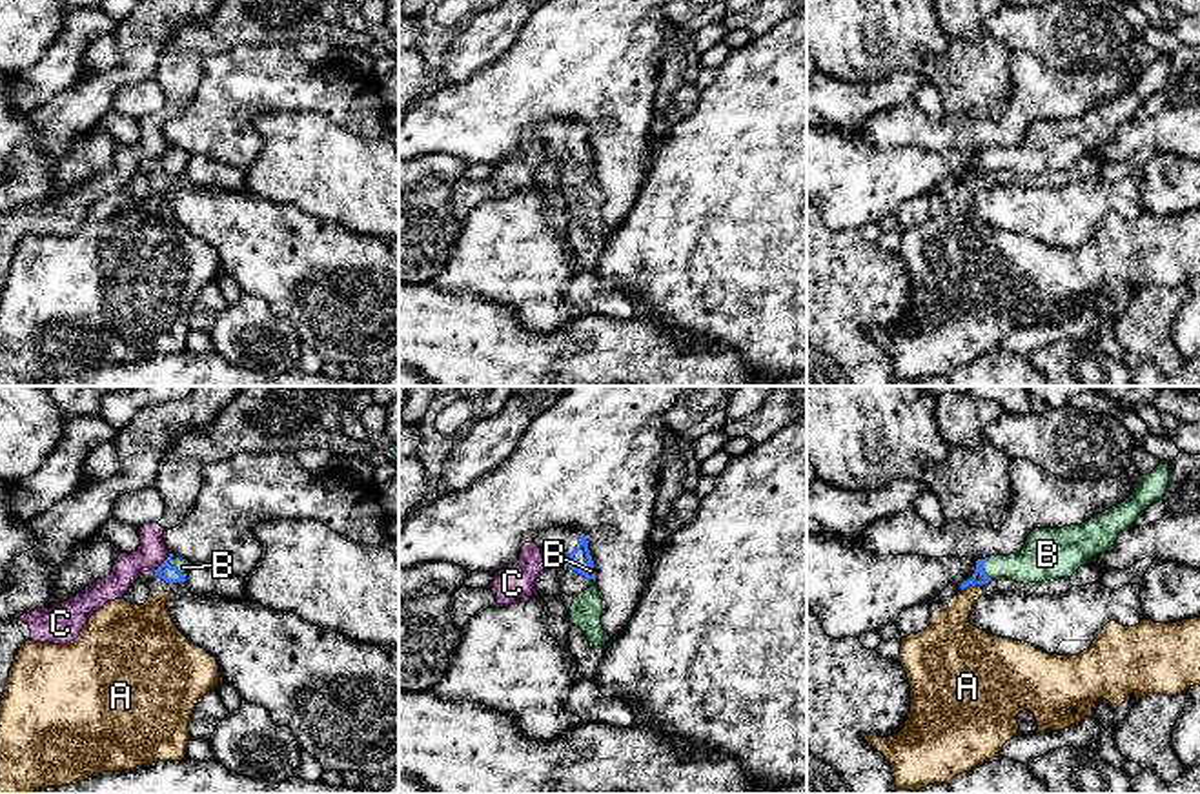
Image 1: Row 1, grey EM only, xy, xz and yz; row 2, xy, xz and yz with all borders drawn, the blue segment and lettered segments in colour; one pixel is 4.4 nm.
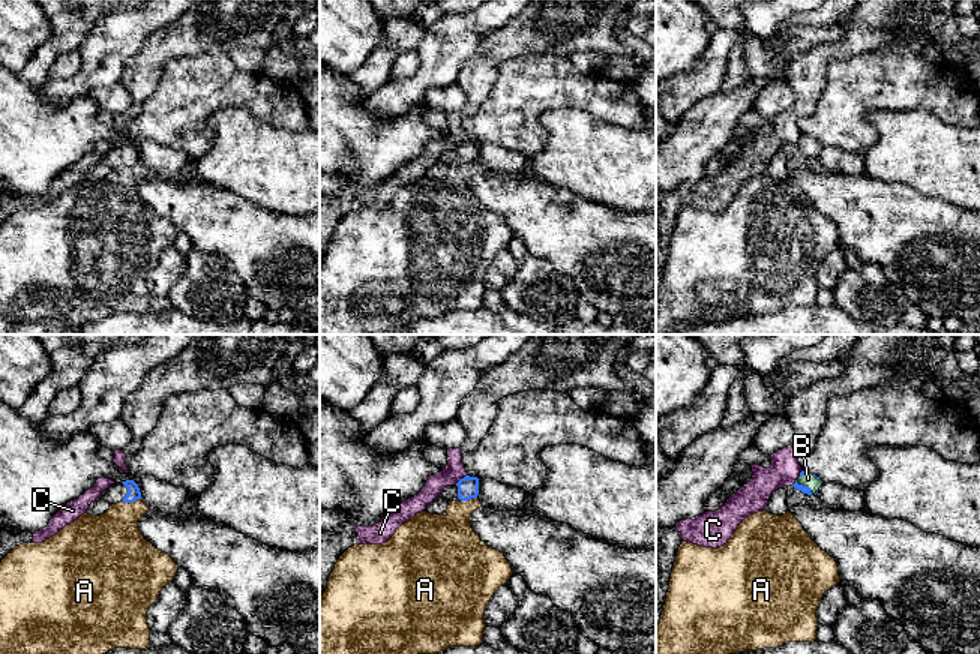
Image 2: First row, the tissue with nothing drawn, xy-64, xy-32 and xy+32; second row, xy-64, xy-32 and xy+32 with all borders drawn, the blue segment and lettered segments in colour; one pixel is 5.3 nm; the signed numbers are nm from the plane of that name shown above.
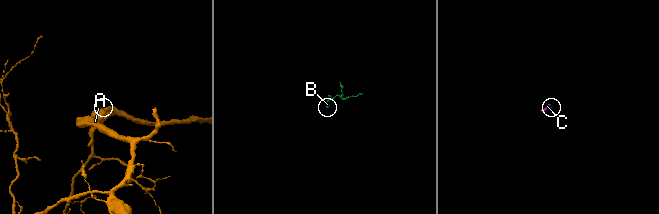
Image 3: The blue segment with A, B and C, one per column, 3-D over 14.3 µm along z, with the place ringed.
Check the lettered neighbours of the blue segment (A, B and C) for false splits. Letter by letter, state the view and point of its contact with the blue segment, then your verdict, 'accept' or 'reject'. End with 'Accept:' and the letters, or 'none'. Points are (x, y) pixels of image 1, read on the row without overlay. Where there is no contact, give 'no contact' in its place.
A: contact yz (976, 175); reject
B: contact xy (173, 159); accept
C: contact xy (162, 155); reject
Accept: B

